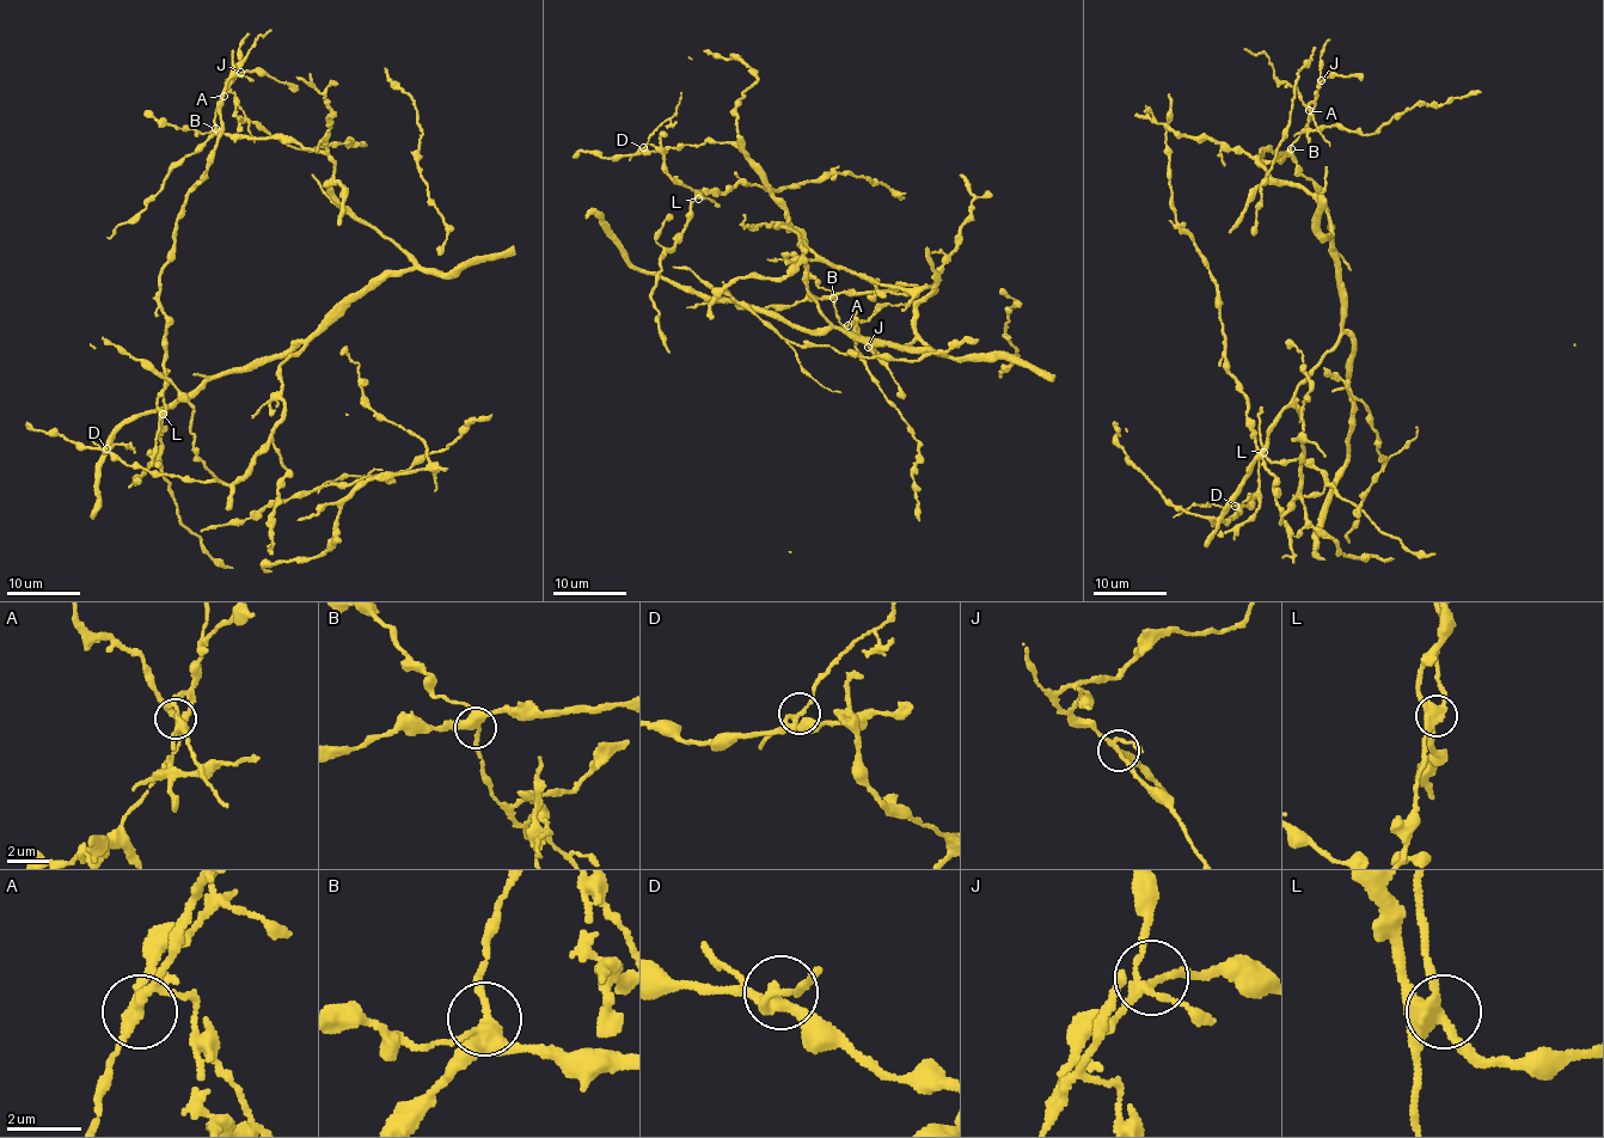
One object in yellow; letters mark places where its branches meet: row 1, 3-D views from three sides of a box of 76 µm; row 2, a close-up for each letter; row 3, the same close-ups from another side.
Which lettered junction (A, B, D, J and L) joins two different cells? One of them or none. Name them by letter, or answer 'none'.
A

